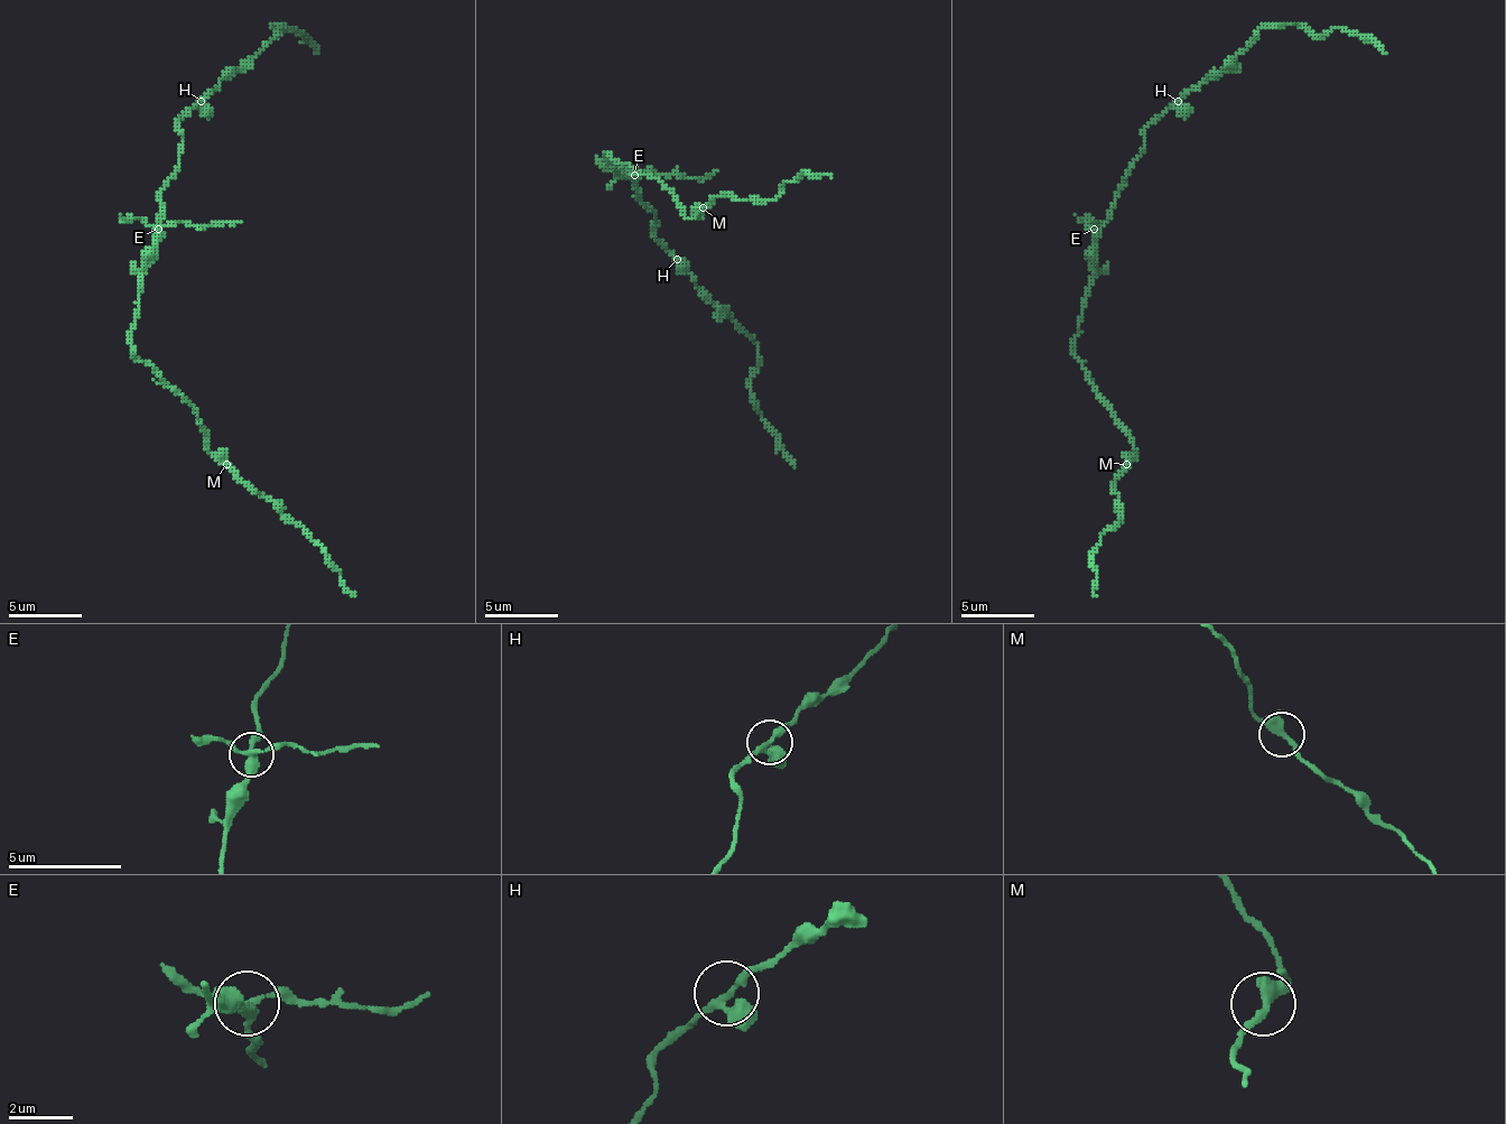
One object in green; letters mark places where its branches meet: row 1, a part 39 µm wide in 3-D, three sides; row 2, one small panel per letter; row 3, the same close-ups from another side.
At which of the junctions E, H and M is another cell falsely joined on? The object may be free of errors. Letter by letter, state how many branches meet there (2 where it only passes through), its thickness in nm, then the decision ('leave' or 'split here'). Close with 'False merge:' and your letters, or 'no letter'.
E: 4 | 280 nm | split here
H: 3 | 320 nm | leave
M: 3 | 320 nm | leave
False merge: E

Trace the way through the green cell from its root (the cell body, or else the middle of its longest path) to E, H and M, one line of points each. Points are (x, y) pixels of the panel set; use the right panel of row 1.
E: (1093, 248), (1093, 230)
H: (1093, 248), (1097, 244), (1097, 230), (1108, 219), (1115, 193), (1144, 145), (1144, 130), (1178, 101)
M: (1093, 248), (1093, 273), (1075, 354), (1093, 390), (1112, 409), (1115, 424), (1137, 453), (1126, 464)

